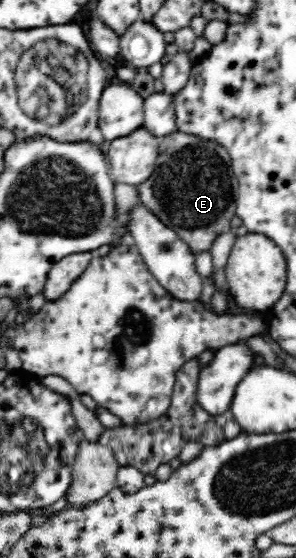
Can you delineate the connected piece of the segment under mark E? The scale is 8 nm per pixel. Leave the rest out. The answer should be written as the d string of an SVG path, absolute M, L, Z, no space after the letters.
M182 131L160 141L152 175L137 185L139 203L174 230L194 254L209 250L217 236L231 230L230 219L235 215L239 184L231 156L218 142Z

